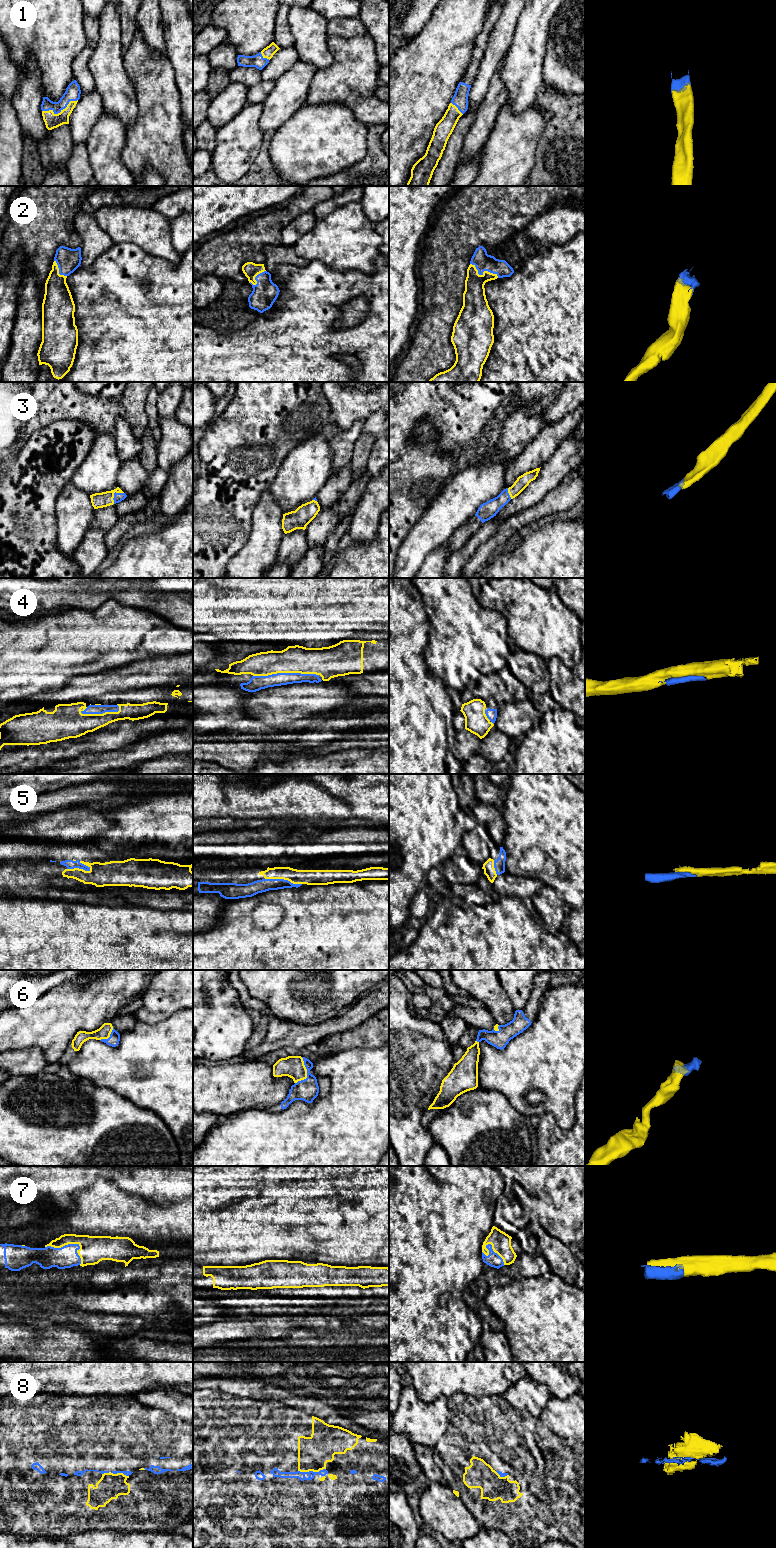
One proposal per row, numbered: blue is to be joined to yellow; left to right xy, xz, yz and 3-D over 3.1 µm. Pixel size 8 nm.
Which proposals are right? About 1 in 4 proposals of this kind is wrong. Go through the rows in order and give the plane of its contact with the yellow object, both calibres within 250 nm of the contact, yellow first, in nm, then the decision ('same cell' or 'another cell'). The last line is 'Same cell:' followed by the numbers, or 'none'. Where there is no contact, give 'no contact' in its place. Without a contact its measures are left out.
1: contact in xy; calibres 120 and 120 nm; same cell
2: contact in yz; calibres 190 and 140 nm; same cell
3: contact in xy; calibres 130 and 80 nm; same cell
4: contact in xz; calibres 220 and 120 nm; same cell
5: contact in xy; calibres 190 and 80 nm; same cell
6: contact in xz; calibres 180 and 180 nm; same cell
7: contact in xy; calibres 220 and 180 nm; same cell
8: contact in xz; calibres 260 and 60 nm; same cell
Same cell: 1, 2, 3, 4, 5, 6, 7, 8

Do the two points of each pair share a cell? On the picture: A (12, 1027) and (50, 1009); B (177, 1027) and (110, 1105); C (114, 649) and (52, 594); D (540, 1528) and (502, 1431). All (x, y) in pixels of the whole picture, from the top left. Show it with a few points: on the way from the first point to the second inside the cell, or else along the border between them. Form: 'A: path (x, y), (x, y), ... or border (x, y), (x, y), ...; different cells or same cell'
A: path (21, 1027), (34, 1024), (41, 1018); same cell
B: border (97, 1086), (105, 1086), (139, 1107); different cells
C: border (91, 608), (65, 608), (55, 612); different cells
D: path (522, 1504), (525, 1471), (515, 1455); same cell

